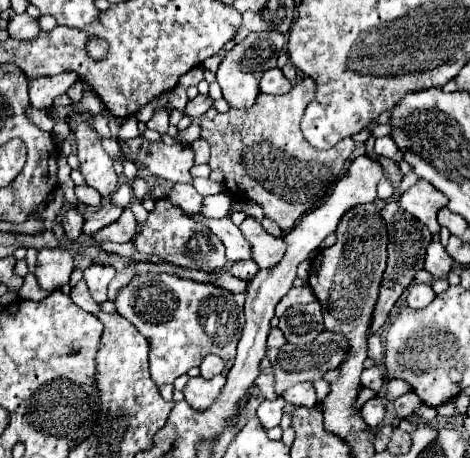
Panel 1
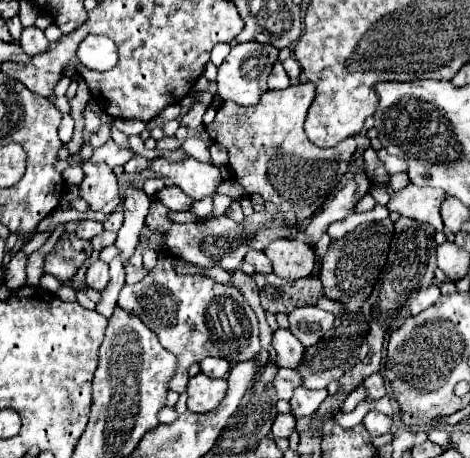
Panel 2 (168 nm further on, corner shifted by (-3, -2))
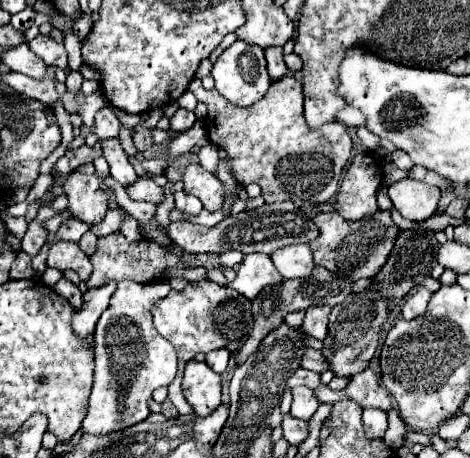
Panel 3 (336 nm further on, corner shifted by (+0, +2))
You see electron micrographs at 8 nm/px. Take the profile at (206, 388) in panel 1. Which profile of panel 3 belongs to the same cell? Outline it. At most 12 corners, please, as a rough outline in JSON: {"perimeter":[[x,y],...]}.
{"perimeter":[[191,360],[183,394],[197,416],[221,406],[221,378]]}

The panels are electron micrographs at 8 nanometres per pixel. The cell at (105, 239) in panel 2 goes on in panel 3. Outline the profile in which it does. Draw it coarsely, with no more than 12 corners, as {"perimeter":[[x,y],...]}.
{"perimeter":[[85,232],[79,240],[81,248],[87,256],[95,252],[97,236],[93,232]]}

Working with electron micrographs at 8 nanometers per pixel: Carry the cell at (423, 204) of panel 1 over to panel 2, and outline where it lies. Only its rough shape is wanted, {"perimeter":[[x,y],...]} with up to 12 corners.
{"perimeter":[[408,184],[388,202],[390,212],[442,230],[436,188]]}

